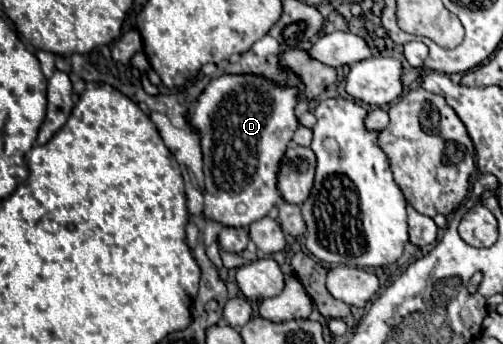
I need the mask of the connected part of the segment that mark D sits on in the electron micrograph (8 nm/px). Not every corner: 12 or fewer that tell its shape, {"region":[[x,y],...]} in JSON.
{"region":[[219,76],[201,132],[203,216],[247,228],[279,200],[295,88]]}

